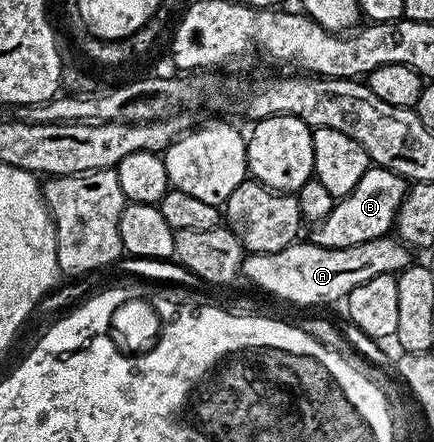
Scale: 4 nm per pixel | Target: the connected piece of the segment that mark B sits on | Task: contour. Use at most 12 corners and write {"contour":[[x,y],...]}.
{"contour":[[371,165],[313,227],[348,248],[387,237],[407,179]]}

